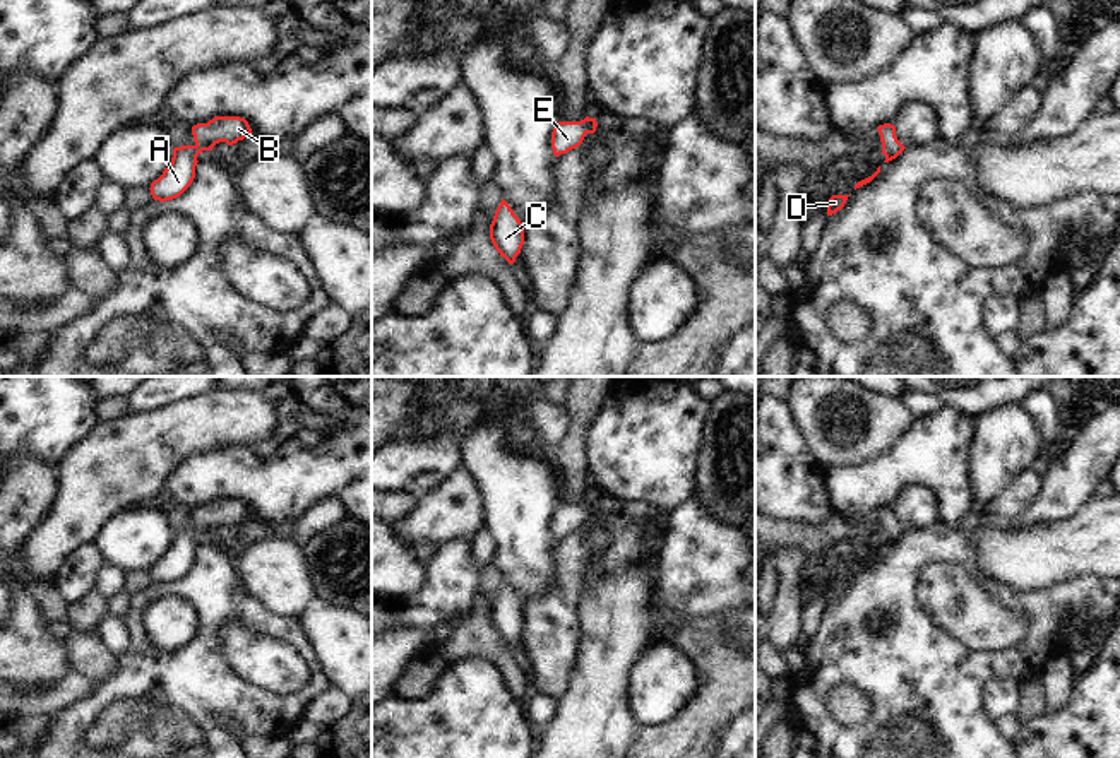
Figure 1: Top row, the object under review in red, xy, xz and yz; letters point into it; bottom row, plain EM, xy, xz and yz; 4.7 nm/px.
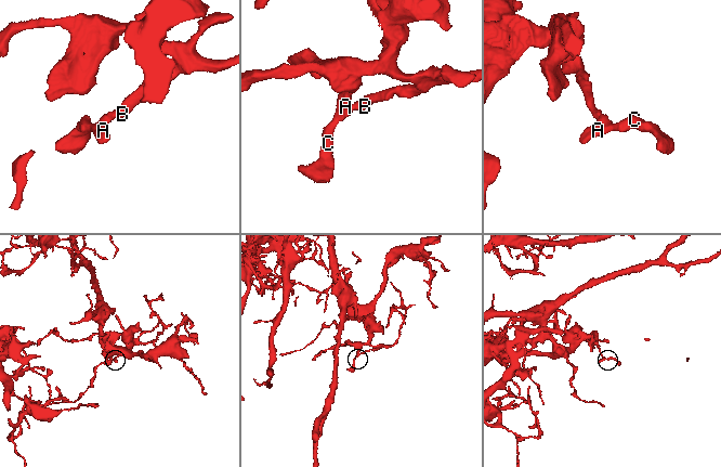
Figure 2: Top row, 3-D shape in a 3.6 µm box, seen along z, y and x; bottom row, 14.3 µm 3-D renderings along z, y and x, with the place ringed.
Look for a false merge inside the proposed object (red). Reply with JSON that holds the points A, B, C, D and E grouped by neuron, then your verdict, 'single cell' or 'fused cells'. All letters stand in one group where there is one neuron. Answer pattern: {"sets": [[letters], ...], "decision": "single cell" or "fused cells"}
{"sets": [["A", "B", "C", "D", "E"]], "decision": "single cell"}

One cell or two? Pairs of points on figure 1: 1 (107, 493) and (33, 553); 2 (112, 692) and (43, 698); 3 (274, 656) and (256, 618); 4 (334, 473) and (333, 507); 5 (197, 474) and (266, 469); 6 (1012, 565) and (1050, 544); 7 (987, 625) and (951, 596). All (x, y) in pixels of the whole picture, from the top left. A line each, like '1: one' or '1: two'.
1: one
2: two
3: two
4: two
5: one
6: one
7: one

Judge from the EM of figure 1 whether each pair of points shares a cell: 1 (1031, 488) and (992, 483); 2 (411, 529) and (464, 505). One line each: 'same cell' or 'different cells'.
1: different cells
2: same cell

